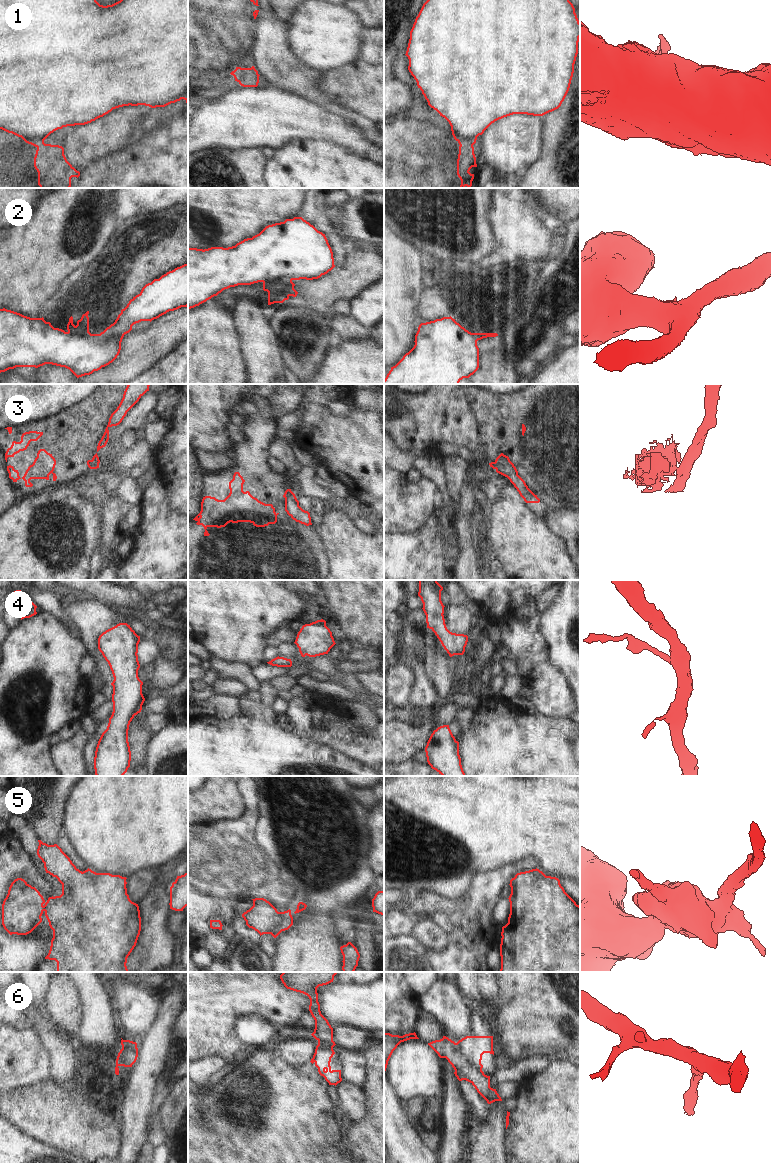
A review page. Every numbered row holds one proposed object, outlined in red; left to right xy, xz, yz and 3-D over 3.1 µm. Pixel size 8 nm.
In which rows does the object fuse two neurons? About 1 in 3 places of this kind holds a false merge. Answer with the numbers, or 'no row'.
1, 3

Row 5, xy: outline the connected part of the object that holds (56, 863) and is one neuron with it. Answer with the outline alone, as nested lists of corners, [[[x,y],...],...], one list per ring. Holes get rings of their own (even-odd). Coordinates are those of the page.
[[[38,840],[38,842],[39,846],[37,849],[37,855],[44,863],[46,873],[49,873],[53,877],[56,877],[58,881],[62,884],[62,894],[60,896],[49,897],[48,900],[45,901],[43,896],[35,887],[29,885],[22,878],[15,879],[11,883],[8,890],[8,894],[2,904],[2,925],[4,929],[10,935],[27,935],[31,933],[42,922],[41,916],[44,913],[49,922],[50,928],[53,930],[53,938],[51,940],[50,950],[45,959],[55,960],[57,962],[57,972],[128,972],[126,966],[127,958],[136,946],[138,937],[140,935],[141,917],[138,904],[132,902],[129,898],[129,895],[127,894],[127,878],[122,877],[120,875],[112,875],[110,873],[96,873],[89,868],[82,872],[76,868],[76,866],[72,863],[70,858],[62,851],[62,849],[57,844],[48,845],[46,843],[43,843],[41,840]]]

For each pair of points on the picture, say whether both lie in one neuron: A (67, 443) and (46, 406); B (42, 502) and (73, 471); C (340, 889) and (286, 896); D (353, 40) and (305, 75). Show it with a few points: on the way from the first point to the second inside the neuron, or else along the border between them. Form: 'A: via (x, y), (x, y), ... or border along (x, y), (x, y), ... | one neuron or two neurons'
A: border along (73, 404), (51, 416), (35, 421) | two neurons
B: border along (69, 484), (51, 485) | two neurons
C: border along (278, 878), (294, 890), (294, 900), (290, 908) | two neurons
D: border along (294, 55), (321, 72) | two neurons

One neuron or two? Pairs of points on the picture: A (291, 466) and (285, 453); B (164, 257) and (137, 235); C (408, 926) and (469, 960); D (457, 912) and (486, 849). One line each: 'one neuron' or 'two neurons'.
A: one neuron
B: one neuron
C: two neurons
D: two neurons

